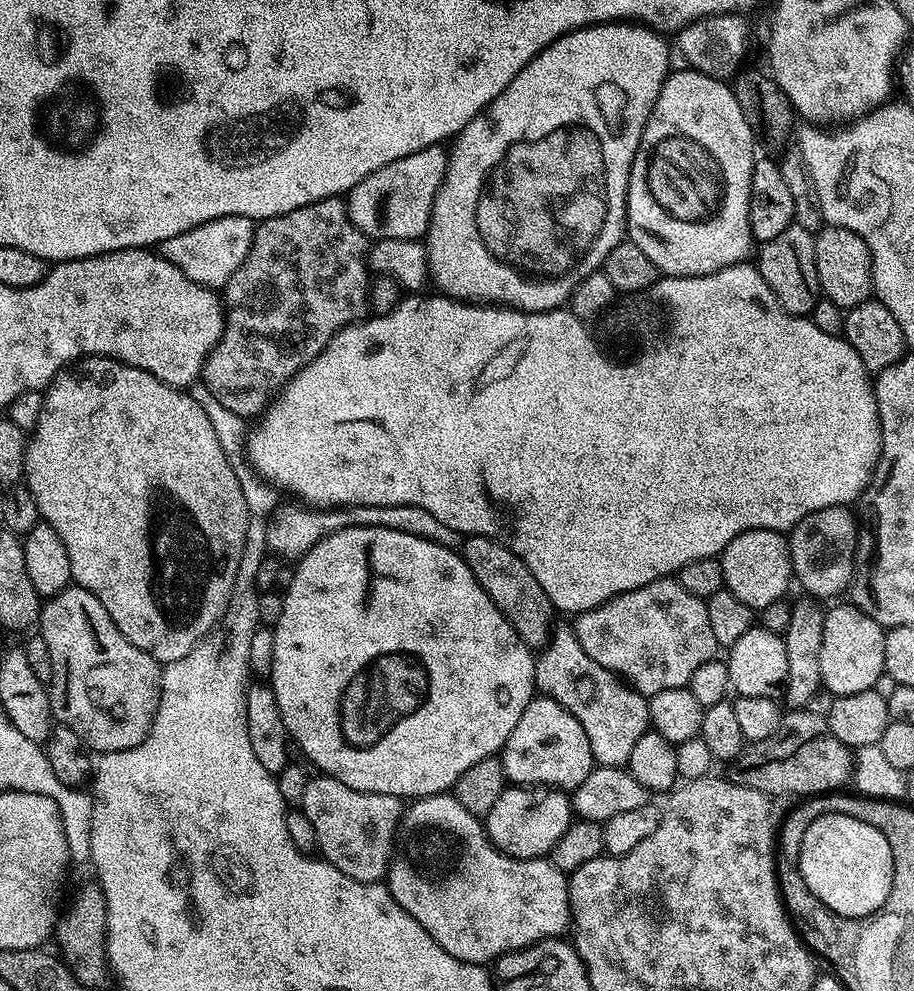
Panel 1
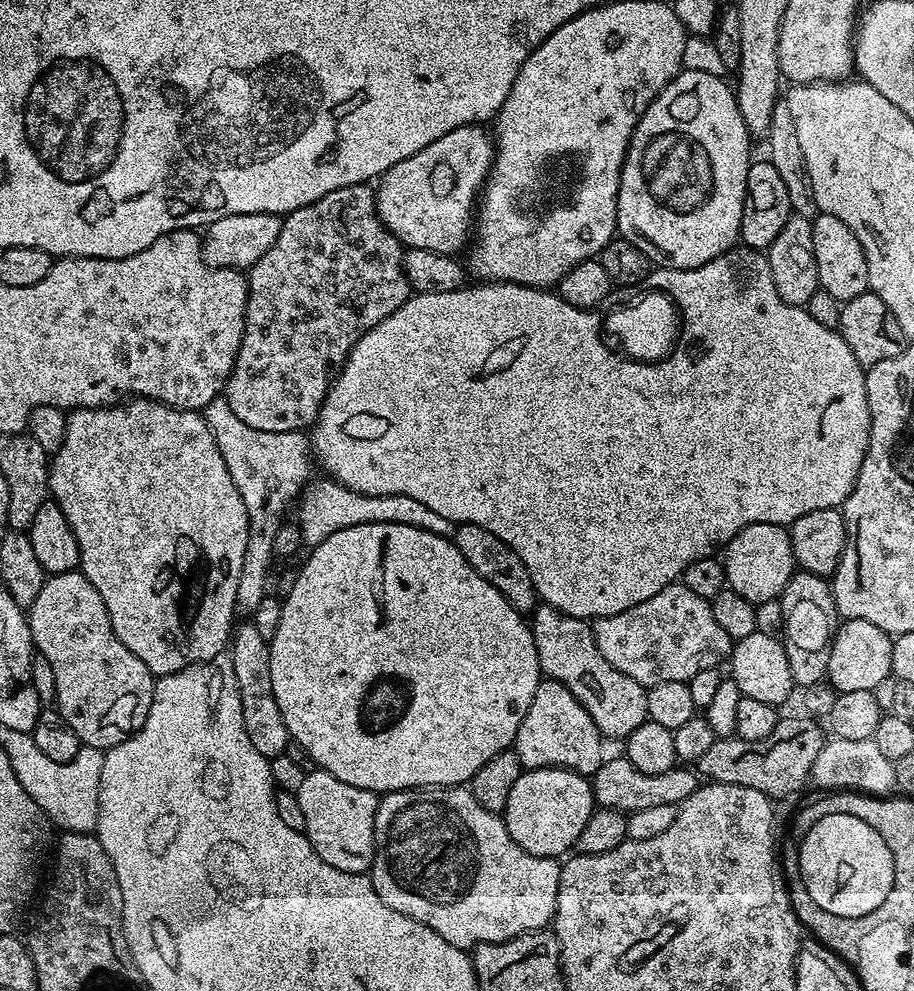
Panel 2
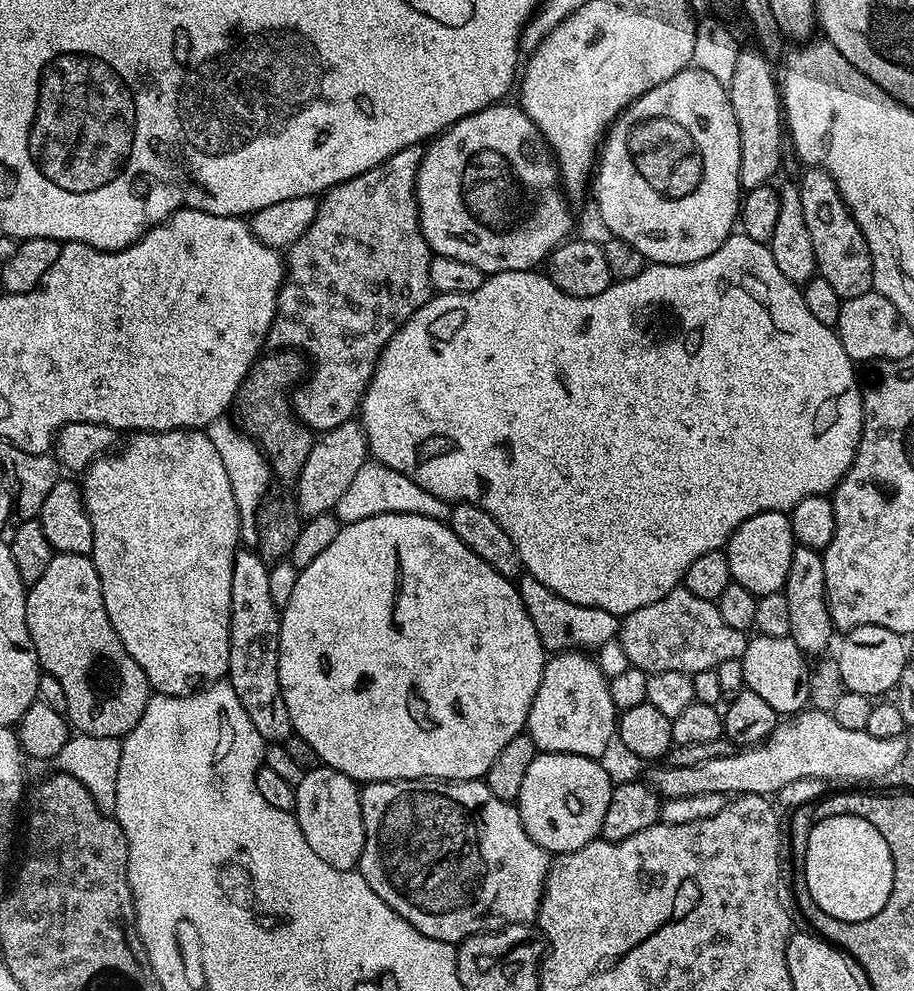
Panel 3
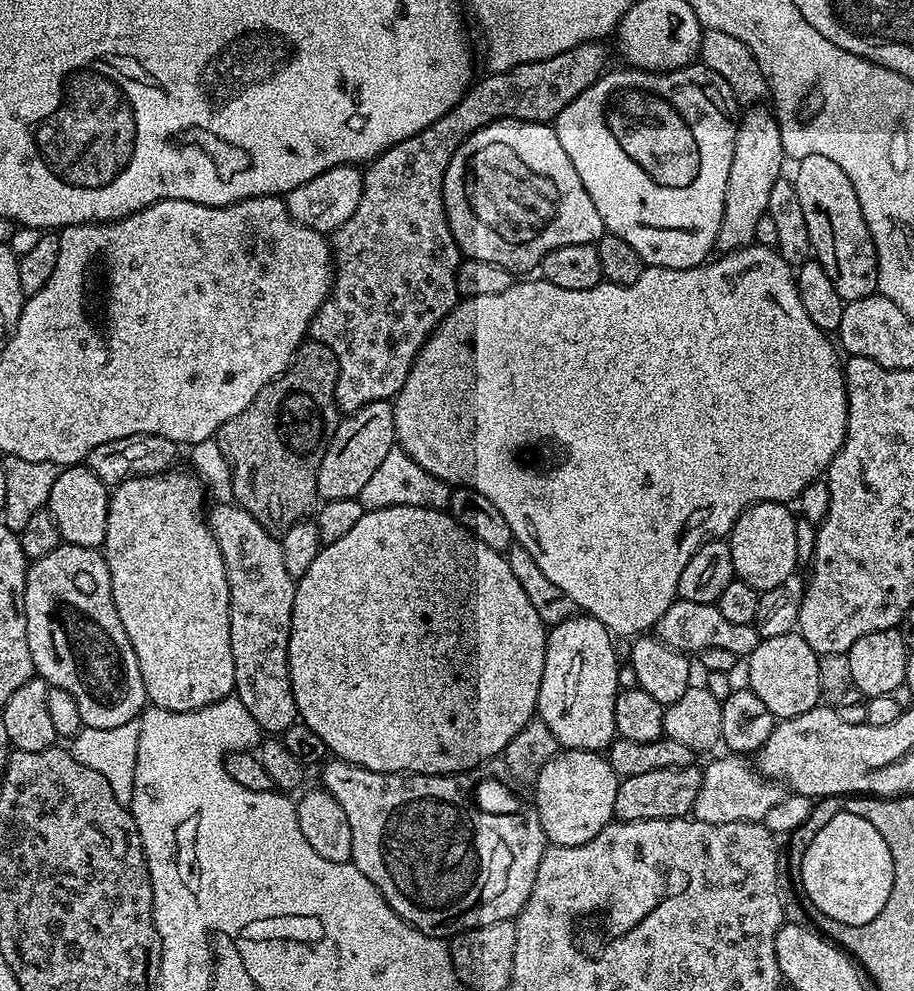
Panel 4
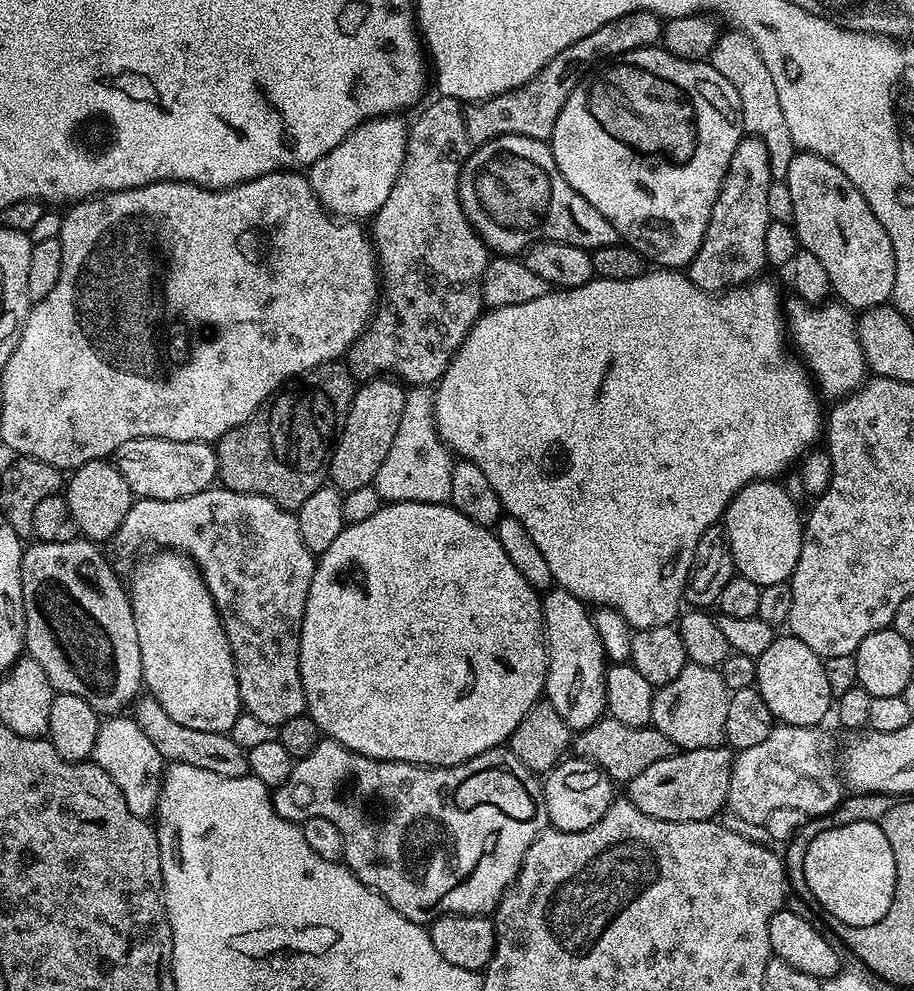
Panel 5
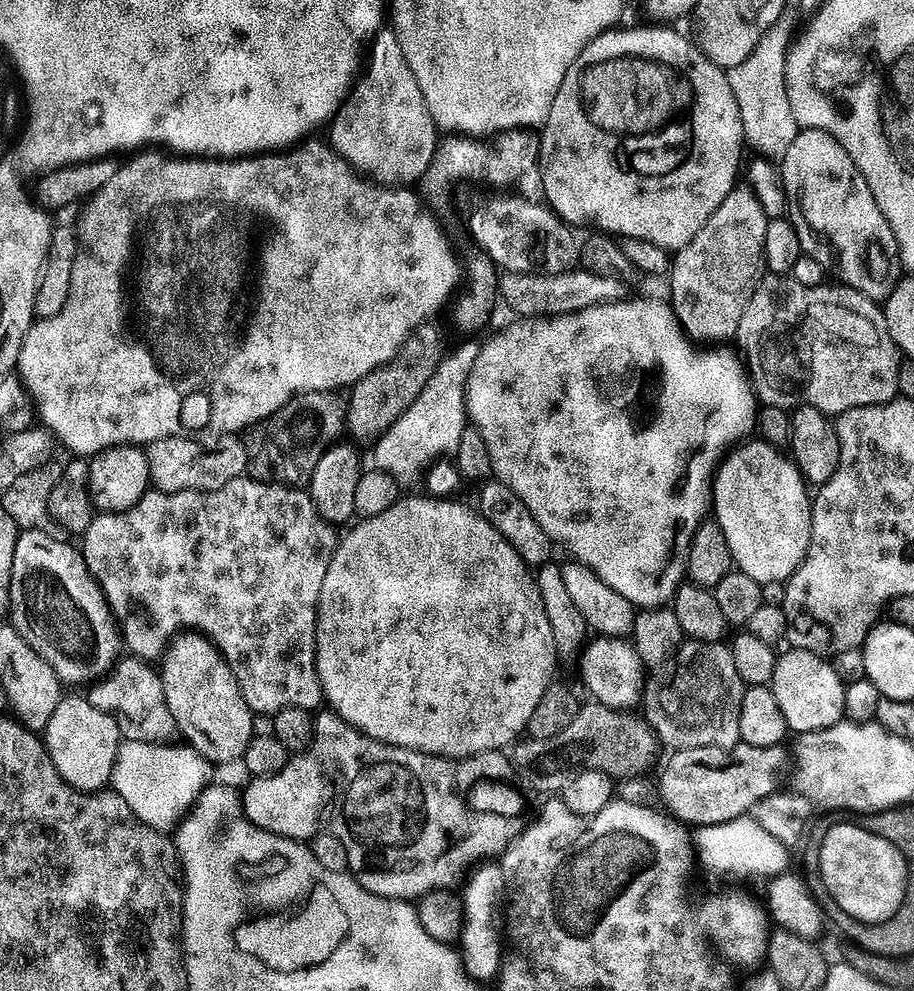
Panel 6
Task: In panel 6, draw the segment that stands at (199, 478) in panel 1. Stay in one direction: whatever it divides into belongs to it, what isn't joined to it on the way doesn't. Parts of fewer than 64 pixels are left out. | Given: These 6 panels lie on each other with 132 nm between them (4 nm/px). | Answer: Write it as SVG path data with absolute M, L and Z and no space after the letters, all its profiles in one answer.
M196 630L181 632L184 632L181 636L176 634L171 637L158 664L162 690L166 694L166 706L170 706L170 714L176 723L176 731L181 737L185 736L188 739L185 741L199 756L203 756L209 765L228 764L231 760L239 761L254 734L254 728L252 728L254 713L246 706L246 698L242 698L238 682L230 666L216 649L216 645Z

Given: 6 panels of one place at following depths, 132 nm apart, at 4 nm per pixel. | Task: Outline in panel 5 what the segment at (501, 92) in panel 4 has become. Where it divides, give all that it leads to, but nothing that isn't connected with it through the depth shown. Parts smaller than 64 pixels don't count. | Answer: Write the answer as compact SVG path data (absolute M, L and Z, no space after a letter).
M631 12L606 26L598 26L594 34L578 38L562 54L556 54L546 66L521 88L498 94L489 100L459 100L437 95L433 104L419 109L420 117L411 121L406 142L406 158L386 202L371 217L370 239L376 250L378 272L382 277L382 299L368 321L368 327L346 353L350 371L357 378L380 378L387 374L408 386L432 386L452 364L452 358L470 334L476 320L485 311L482 296L482 274L490 259L490 249L474 230L460 205L460 170L464 163L488 140L518 134L526 138L551 141L554 122L566 106L566 98L601 62L611 61L630 50L659 45L662 20L655 12Z

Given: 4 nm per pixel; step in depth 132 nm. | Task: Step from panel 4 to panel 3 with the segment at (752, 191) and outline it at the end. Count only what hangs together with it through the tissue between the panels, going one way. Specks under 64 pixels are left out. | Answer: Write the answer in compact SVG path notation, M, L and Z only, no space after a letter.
M741 47L734 82L726 85L730 106L734 106L734 118L738 122L740 139L740 186L749 190L769 183L780 168L780 159L786 148L784 109L780 102L780 86L777 73L772 73L773 61L759 47Z

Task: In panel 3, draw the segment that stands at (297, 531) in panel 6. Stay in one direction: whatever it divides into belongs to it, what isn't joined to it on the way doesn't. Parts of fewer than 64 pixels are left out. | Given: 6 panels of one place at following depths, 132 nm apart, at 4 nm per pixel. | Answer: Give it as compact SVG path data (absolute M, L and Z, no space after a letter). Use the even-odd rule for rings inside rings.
M255 550L237 551L234 578L230 582L230 662L227 683L234 686L242 710L250 714L254 730L265 742L283 742L293 735L290 714L278 682L278 638L280 613L270 598L270 568ZM248 551L248 552L244 552Z

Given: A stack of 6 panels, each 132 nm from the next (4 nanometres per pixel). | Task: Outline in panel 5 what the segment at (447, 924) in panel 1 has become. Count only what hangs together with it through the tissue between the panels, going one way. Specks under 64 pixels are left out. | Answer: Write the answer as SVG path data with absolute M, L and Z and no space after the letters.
M322 738L306 758L295 761L290 778L282 782L282 786L272 792L272 805L282 818L293 822L303 822L310 818L330 818L334 826L338 826L338 834L342 834L344 843L343 863L359 878L359 880L379 894L398 914L410 918L415 924L431 925L439 916L482 916L495 913L496 905L503 898L505 890L516 883L516 875L522 866L522 858L526 858L526 850L540 837L540 833L549 827L548 811L544 808L544 785L507 747L491 748L474 758L449 768L429 768L419 764L407 764L397 760L375 760L369 756L358 754L336 740Z

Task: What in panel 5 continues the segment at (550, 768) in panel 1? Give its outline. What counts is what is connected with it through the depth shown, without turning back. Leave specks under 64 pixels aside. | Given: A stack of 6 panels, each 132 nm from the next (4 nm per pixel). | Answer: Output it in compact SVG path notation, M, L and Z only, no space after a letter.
M553 586L543 593L544 638L548 649L548 677L544 680L546 699L558 710L562 722L573 730L594 726L604 715L606 682L604 673L604 640L587 612L585 601L565 588Z

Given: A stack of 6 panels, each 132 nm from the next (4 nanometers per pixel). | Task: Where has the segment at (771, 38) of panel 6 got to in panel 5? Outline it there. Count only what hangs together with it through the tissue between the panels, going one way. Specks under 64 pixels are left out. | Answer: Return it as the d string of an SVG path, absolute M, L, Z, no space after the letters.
M735 30L728 32L726 36L721 35L717 39L716 45L712 48L710 63L714 70L718 70L718 74L722 74L722 78L726 78L726 82L730 82L730 86L734 86L734 90L738 90L738 102L742 102L742 122L745 133L758 138L762 142L762 146L766 146L766 150L770 154L772 179L776 182L783 182L790 170L790 162L795 158L798 150L790 138L790 129L786 127L786 118L783 116L782 106L778 102L778 89L774 86L774 78L770 78L770 70L766 70L766 62L762 60L762 54L758 52L758 46L752 39L745 36L743 32Z

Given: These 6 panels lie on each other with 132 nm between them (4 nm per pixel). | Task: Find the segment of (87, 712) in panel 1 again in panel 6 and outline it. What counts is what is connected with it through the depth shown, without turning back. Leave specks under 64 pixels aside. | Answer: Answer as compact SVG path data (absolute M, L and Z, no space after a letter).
M38 530L17 535L8 611L12 627L54 666L61 685L88 686L107 676L121 659L122 637L100 583L86 566L83 551L68 543L72 542L50 538Z

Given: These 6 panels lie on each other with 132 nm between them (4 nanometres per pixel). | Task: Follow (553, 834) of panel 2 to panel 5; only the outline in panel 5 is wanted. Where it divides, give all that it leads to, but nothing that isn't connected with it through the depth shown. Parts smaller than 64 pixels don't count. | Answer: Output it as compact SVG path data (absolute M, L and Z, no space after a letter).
M565 758L543 777L544 808L548 811L549 825L563 832L581 832L612 805L614 782L594 762L583 758Z

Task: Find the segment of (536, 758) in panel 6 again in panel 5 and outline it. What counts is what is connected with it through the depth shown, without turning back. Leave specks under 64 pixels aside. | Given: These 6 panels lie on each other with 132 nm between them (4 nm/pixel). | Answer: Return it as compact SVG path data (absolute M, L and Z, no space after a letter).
M601 718L594 726L579 729L572 741L571 751L577 757L594 762L613 782L627 782L638 778L642 770L654 766L654 762L662 762L662 758L676 755L678 749L666 734L657 728L638 726L622 726L622 722L611 718Z

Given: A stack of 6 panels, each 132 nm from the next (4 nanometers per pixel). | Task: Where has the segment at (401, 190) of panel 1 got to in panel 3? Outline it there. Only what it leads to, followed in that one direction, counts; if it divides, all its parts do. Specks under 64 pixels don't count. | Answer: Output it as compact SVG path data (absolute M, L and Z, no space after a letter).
M497 102L491 104L489 108L483 108L480 112L470 114L459 120L458 123L451 124L451 126L444 129L439 136L427 145L416 179L416 205L420 210L420 229L426 238L426 242L432 247L433 253L446 258L458 258L458 262L470 262L470 266L478 266L478 270L482 270L485 274L532 270L543 265L547 261L548 255L559 244L563 244L565 240L569 239L571 232L568 231L572 228L572 212L568 209L569 197L562 187L562 177L558 171L553 153L542 147L540 132L523 108L515 103L512 103L513 105L508 103Z

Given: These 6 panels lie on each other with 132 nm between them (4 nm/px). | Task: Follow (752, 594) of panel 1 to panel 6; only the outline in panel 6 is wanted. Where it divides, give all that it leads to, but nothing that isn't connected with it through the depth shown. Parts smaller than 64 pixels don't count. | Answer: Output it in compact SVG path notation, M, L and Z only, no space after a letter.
M759 438L749 439L729 451L720 461L712 477L712 507L722 534L726 534L726 546L730 546L733 565L739 571L750 574L754 582L764 585L768 582L787 582L802 562L810 546L810 522L812 502L806 481L796 465L781 449L764 443Z

